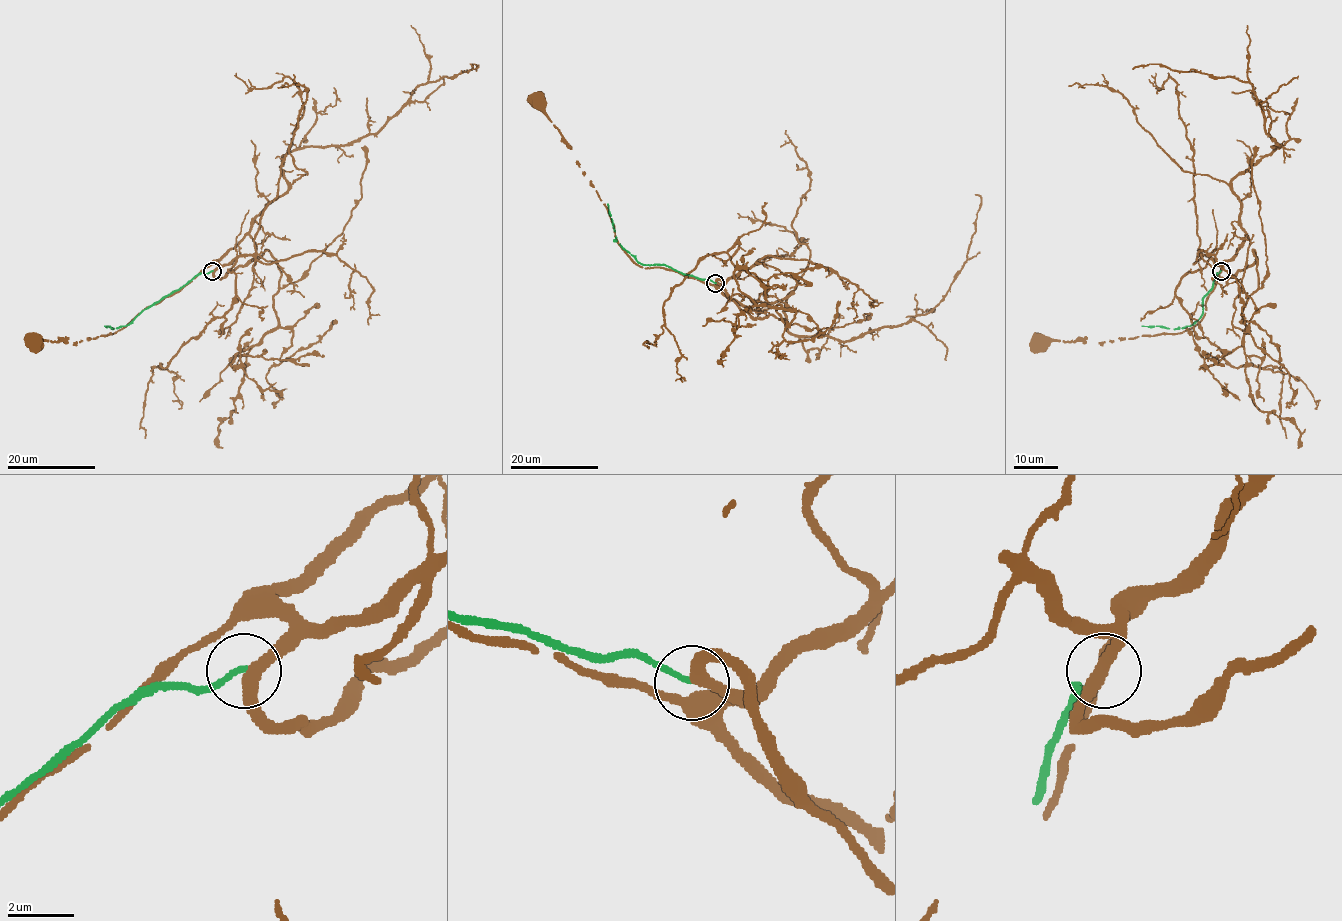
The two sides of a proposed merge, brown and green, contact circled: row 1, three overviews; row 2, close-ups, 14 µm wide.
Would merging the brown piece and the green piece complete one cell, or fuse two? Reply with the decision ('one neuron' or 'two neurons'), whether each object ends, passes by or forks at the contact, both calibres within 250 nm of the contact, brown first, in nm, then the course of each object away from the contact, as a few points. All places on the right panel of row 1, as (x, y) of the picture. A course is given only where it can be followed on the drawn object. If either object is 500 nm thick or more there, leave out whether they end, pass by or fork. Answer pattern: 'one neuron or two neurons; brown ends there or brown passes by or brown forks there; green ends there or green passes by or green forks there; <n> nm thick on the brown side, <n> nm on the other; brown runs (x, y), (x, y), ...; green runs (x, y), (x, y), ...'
two neurons; brown passes by; green ends there; 360 nm thick on the brown side, 150 nm on the other; brown runs (1221, 270), (1205, 300), (1204, 316), (1182, 332), (1104, 342), (1085, 338), (1040, 341); green runs (1221, 270), (1203, 297), (1203, 313), (1192, 325), (1177, 329), (1141, 326)

